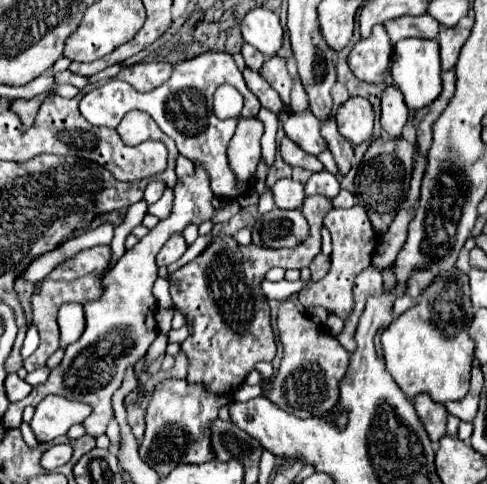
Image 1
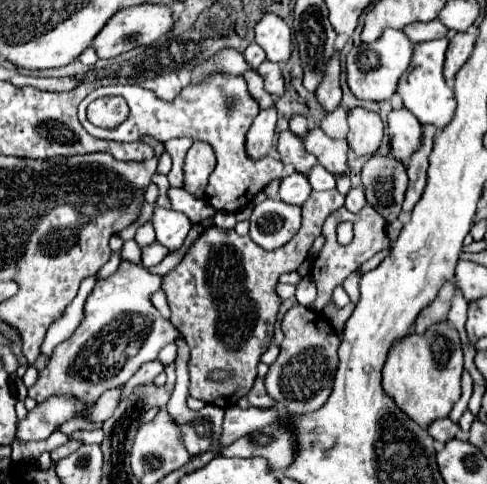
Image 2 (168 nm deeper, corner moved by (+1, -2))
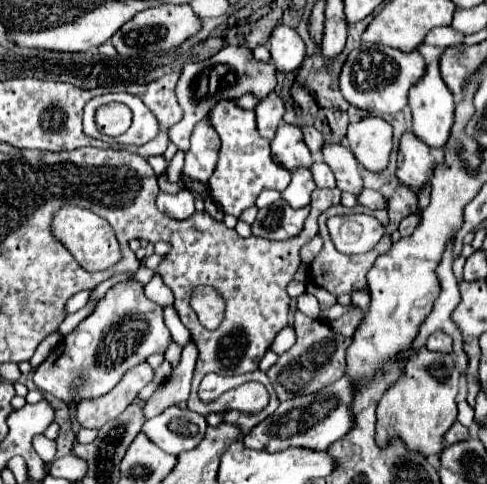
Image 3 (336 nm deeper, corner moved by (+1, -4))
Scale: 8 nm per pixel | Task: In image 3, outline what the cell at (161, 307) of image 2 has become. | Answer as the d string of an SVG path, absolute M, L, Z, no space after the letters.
M159 273L153 275L153 279L143 287L143 291L145 291L145 295L147 295L151 301L155 301L155 303L159 303L159 305L169 305L169 303L173 303L173 293L171 293L171 289L163 283L163 279L161 279Z

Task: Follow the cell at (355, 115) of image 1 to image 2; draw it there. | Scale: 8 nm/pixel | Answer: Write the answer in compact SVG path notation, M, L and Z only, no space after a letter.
M355 107L349 111L347 117L349 123L349 133L347 133L347 143L353 147L353 151L359 157L371 157L383 137L383 123L381 117L369 109Z

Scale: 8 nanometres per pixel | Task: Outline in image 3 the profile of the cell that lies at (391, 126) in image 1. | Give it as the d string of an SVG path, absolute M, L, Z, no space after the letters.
M405 133L399 147L397 179L417 193L429 183L433 169L435 155L431 149L427 149L427 145L423 145L413 133Z

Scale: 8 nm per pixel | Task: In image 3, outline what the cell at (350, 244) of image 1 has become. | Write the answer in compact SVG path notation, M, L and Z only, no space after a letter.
M333 205L331 209L327 209L327 211L323 211L321 213L321 217L319 217L319 235L323 237L323 241L325 241L325 245L323 245L323 249L321 249L321 253L311 261L311 265L309 265L309 271L311 271L311 281L315 281L315 285L319 285L319 287L323 287L323 289L327 289L329 293L333 293L335 297L337 295L343 295L343 293L353 293L353 291L365 291L365 293L369 293L369 289L367 289L367 279L365 279L365 275L367 275L367 269L371 269L371 265L373 265L373 261L375 261L375 257L379 257L381 253L385 253L389 247L391 247L391 237L389 235L383 235L381 237L381 241L371 249L371 251L367 251L367 253L363 253L363 255L343 255L343 253L339 253L337 249L335 249L335 245L333 245L333 241L331 241L331 237L329 237L329 231L327 231L327 225L325 225L325 221L329 219L329 217L333 217L333 215L351 215L351 213L367 213L367 215L373 215L373 217L377 217L383 225L387 225L389 223L389 219L387 219L387 209L377 209L377 211L371 211L371 209L367 209L367 207L363 207L363 205L355 205L355 207L343 207L343 205Z

